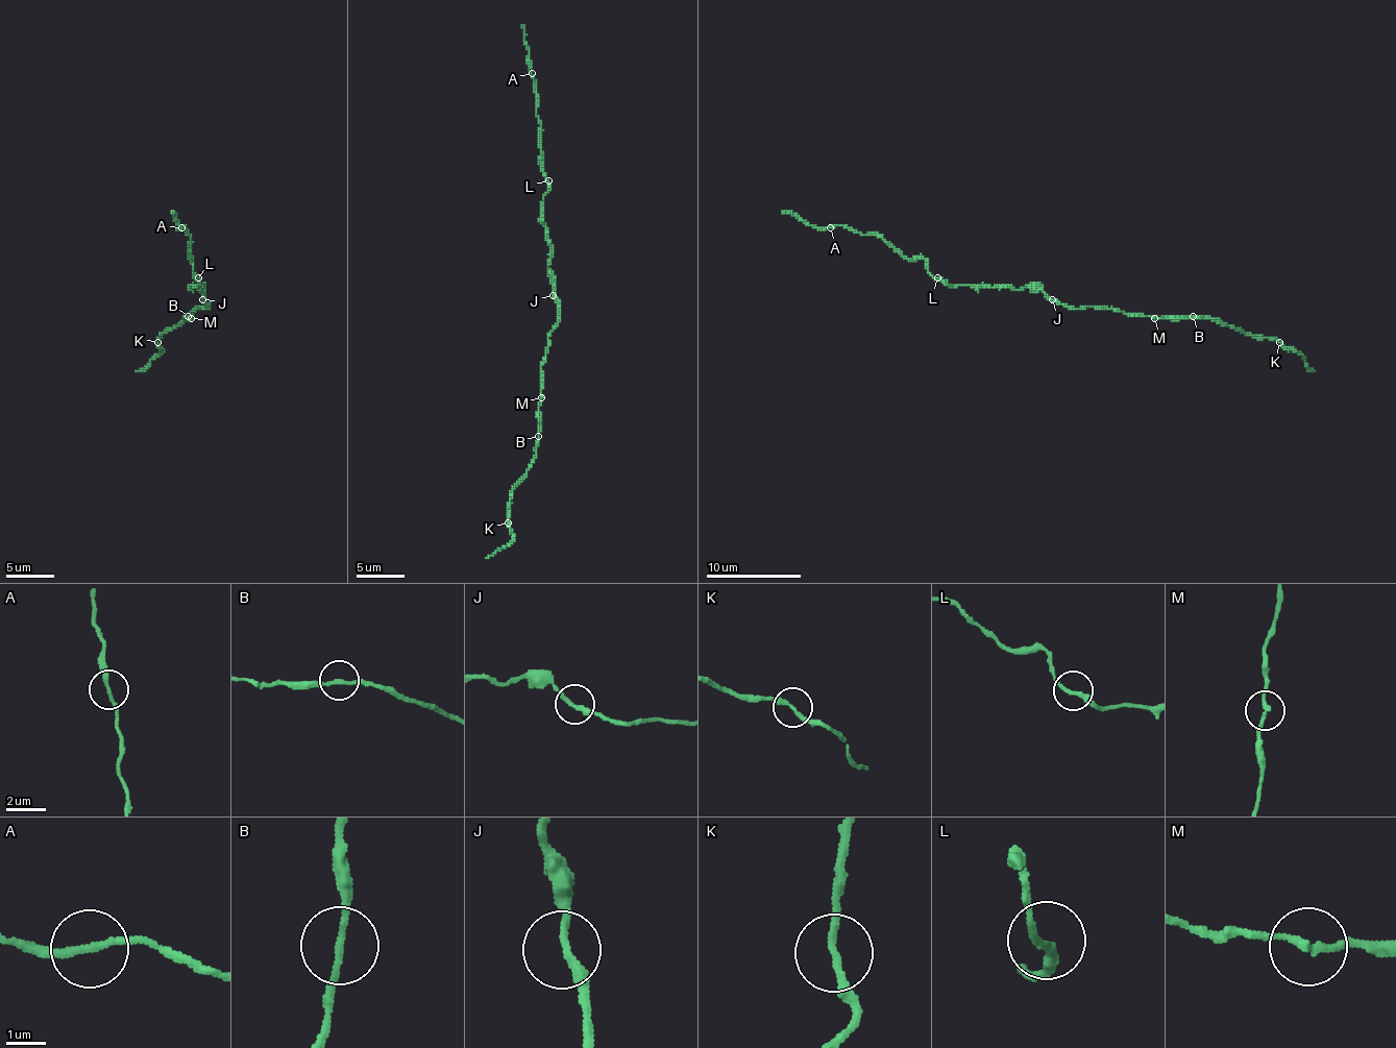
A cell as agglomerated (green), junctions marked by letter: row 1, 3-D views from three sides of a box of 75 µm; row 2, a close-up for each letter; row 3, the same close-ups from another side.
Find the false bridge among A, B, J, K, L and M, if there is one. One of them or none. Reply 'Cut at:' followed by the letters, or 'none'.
Cut at: none

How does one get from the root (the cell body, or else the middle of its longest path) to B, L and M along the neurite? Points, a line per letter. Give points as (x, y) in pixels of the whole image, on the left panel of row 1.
B: (204, 299), (207, 309), (200, 307), (188, 316)
L: (204, 299), (200, 287), (193, 285), (198, 283), (198, 277)
M: (204, 299), (207, 309), (195, 309), (191, 318)

